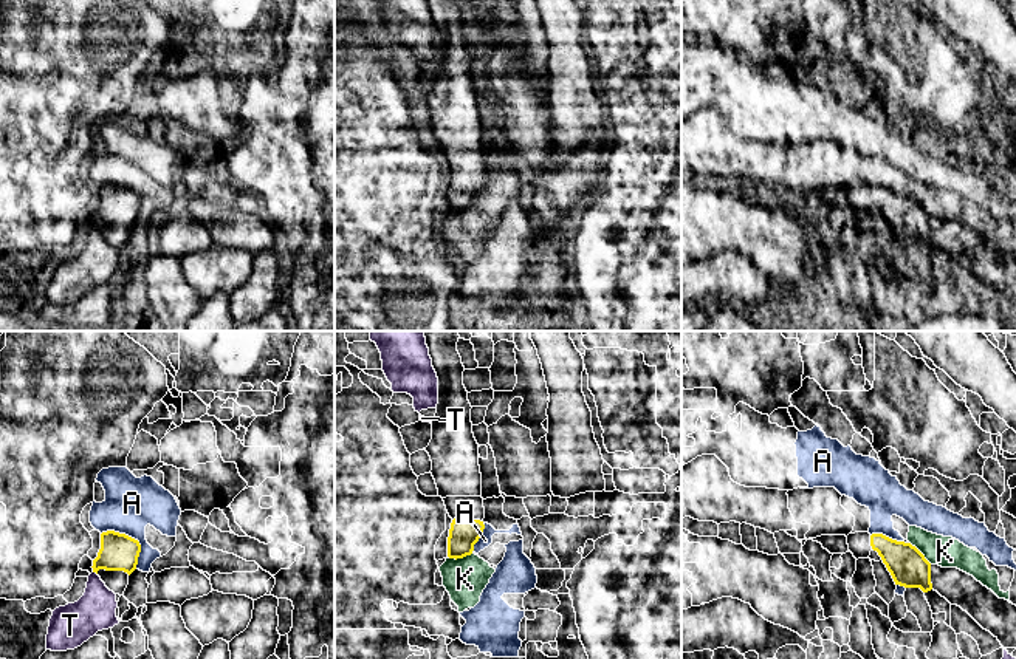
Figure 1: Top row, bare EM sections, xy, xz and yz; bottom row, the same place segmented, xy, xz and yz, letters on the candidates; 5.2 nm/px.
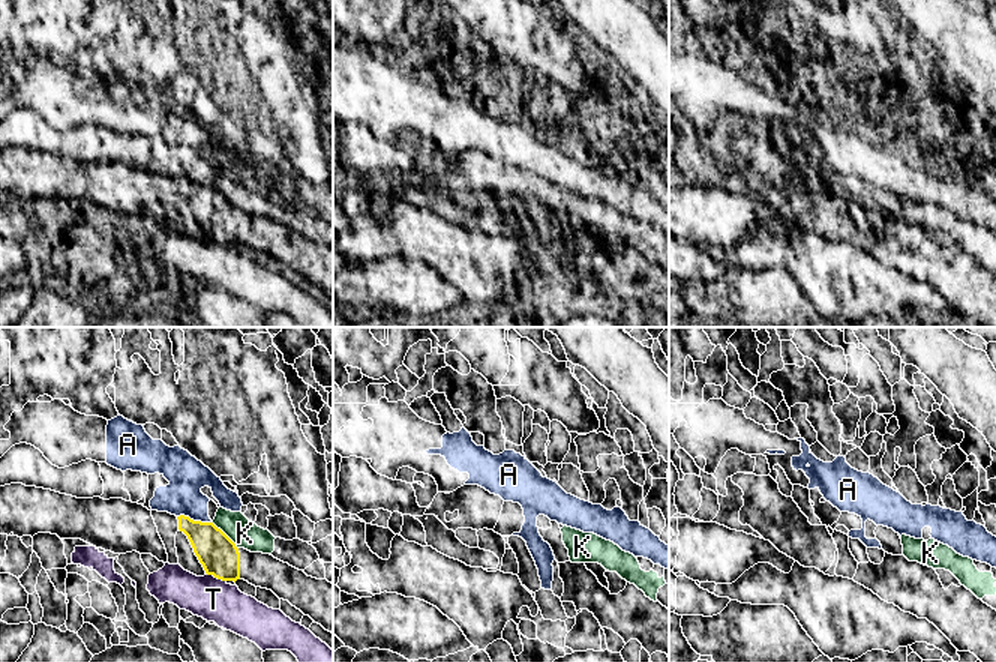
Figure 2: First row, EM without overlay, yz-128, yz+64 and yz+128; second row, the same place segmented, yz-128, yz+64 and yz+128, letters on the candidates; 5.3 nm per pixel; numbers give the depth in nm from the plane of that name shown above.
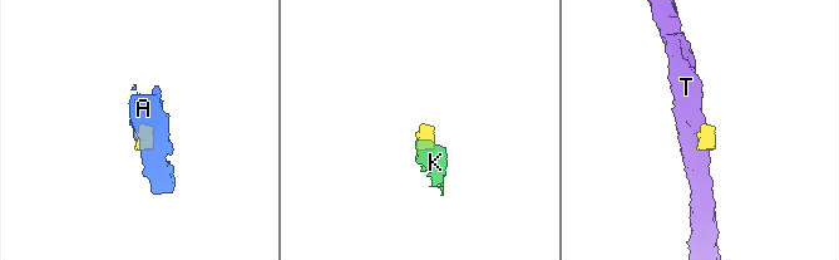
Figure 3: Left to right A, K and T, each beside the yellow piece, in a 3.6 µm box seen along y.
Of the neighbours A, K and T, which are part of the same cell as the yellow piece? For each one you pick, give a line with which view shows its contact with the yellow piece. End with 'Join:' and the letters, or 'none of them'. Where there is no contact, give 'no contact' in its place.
Join: none of them

